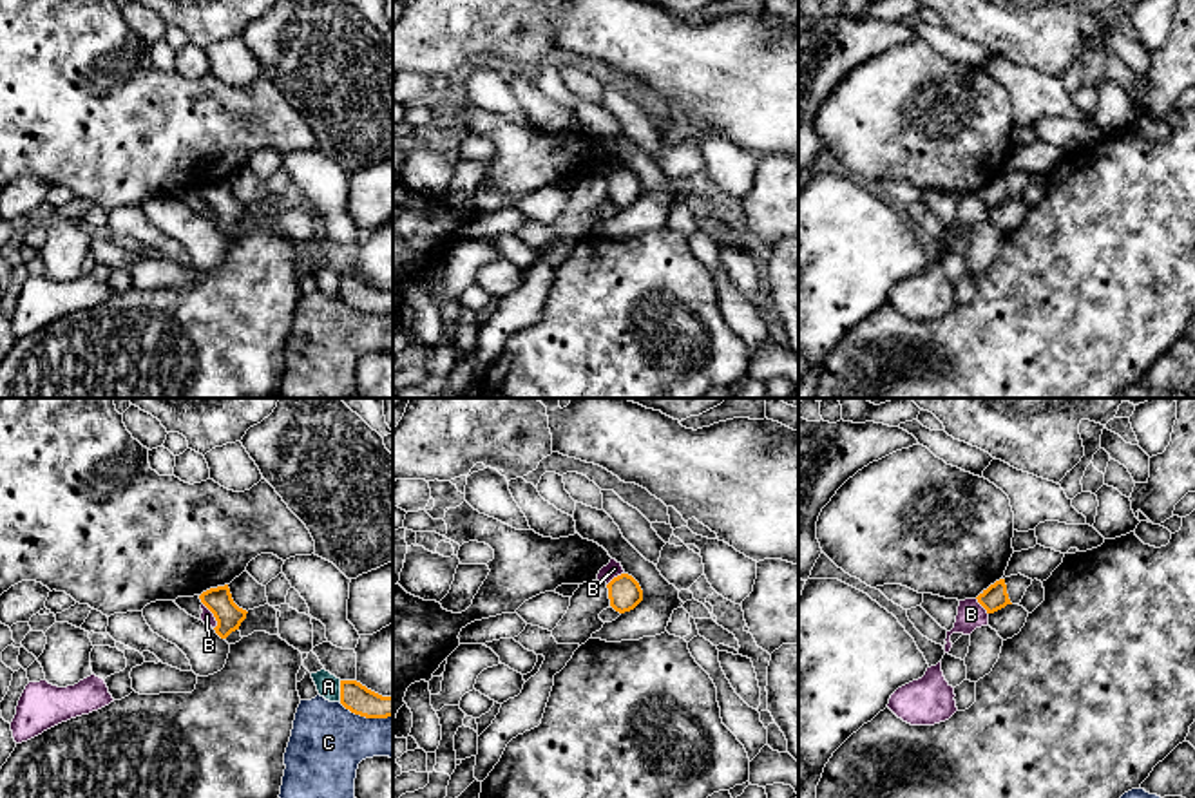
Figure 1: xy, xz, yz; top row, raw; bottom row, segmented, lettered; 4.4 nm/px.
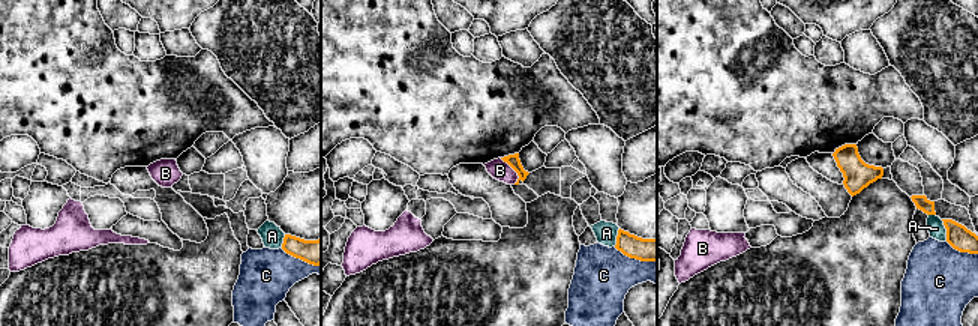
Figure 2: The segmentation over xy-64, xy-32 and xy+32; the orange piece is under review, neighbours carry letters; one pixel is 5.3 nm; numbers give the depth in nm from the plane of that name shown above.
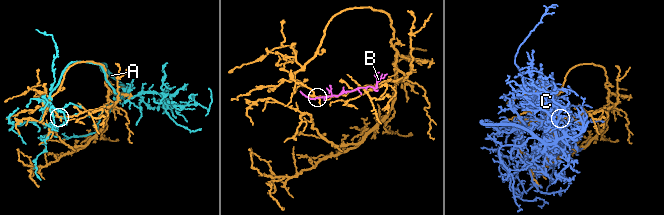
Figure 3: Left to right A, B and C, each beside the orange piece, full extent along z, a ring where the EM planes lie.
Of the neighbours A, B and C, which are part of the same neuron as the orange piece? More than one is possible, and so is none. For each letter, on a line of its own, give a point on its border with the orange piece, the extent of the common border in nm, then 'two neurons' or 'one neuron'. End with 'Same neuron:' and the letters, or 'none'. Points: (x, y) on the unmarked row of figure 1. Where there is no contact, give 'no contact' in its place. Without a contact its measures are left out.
A: contact xy (341, 286); length 100 nm; two neurons
B: contact xy (214, 210); length 130 nm; two neurons
C: contact xy (366, 312); length 240 nm; two neurons
Same neuron: none

